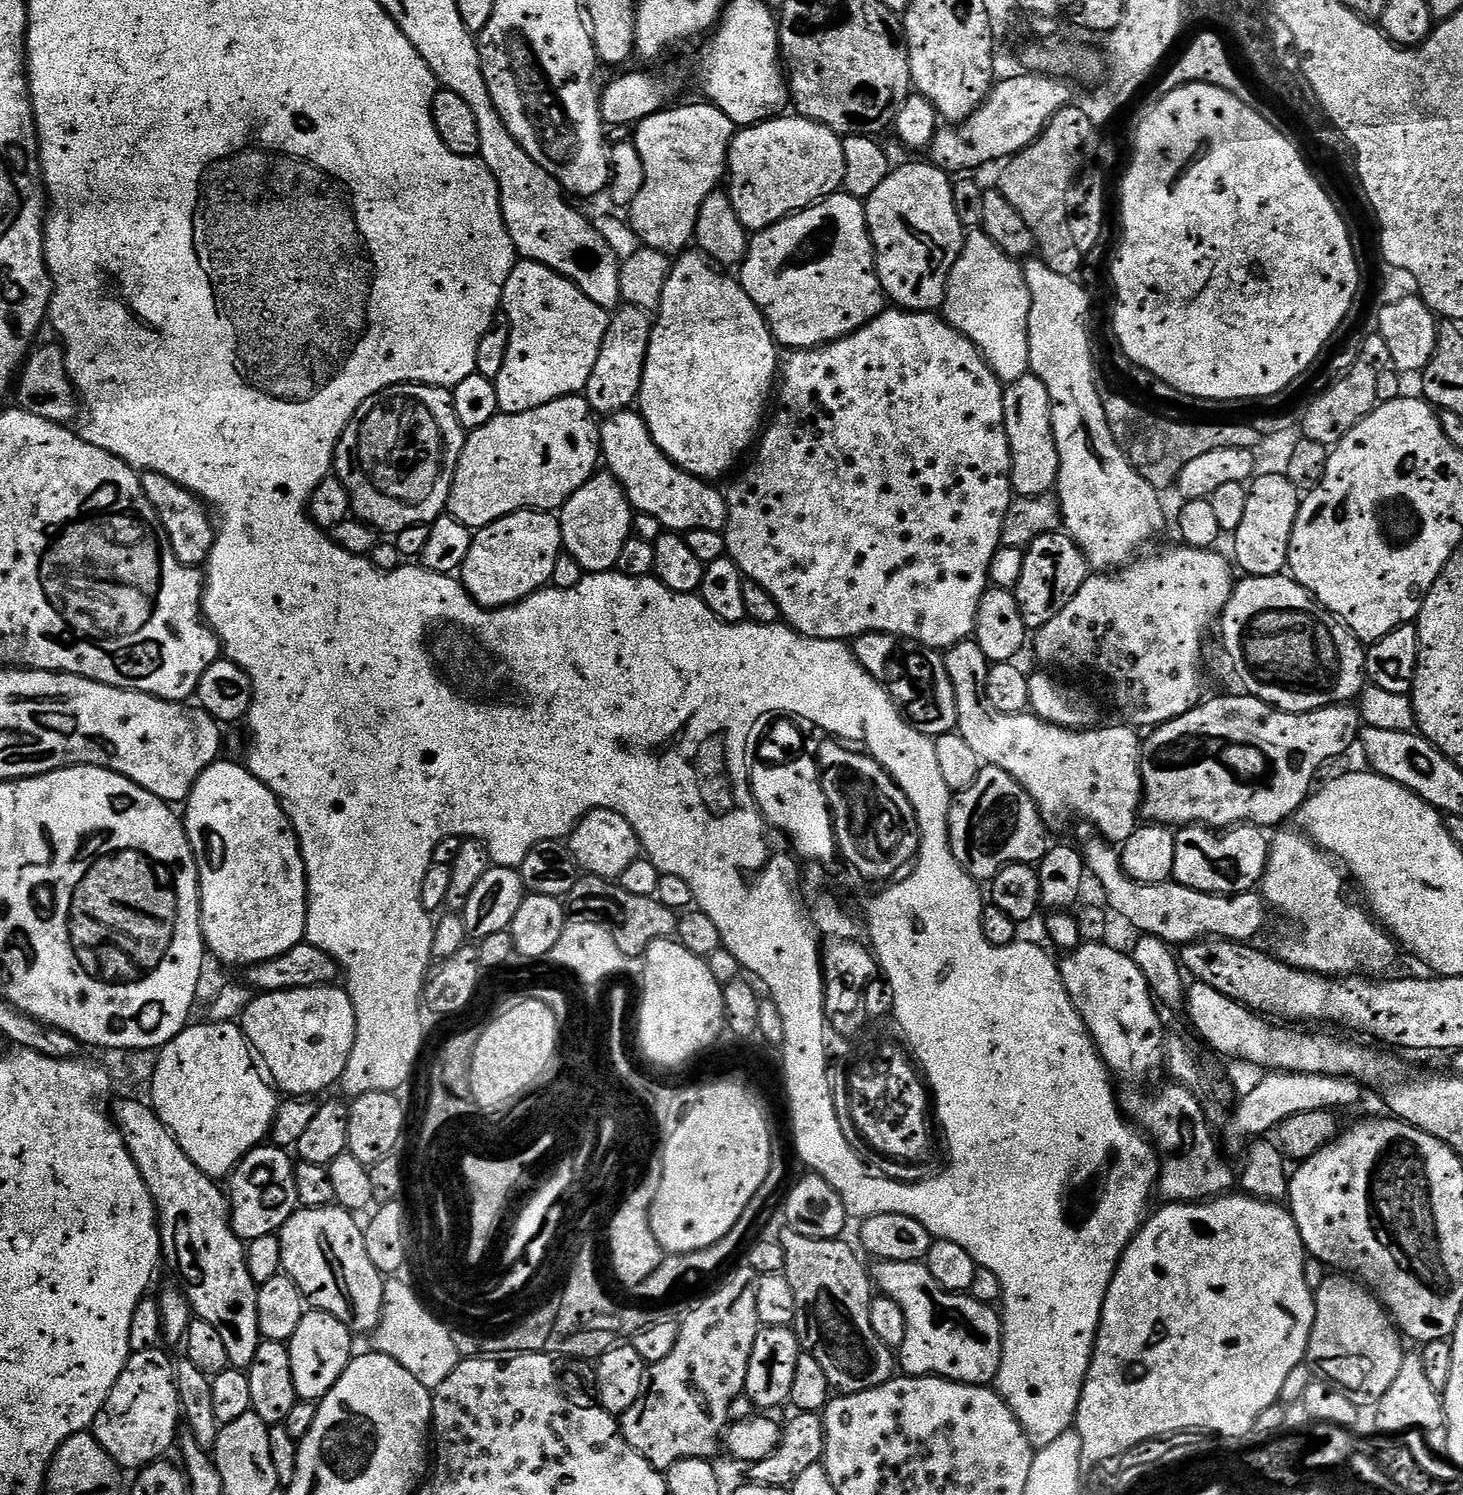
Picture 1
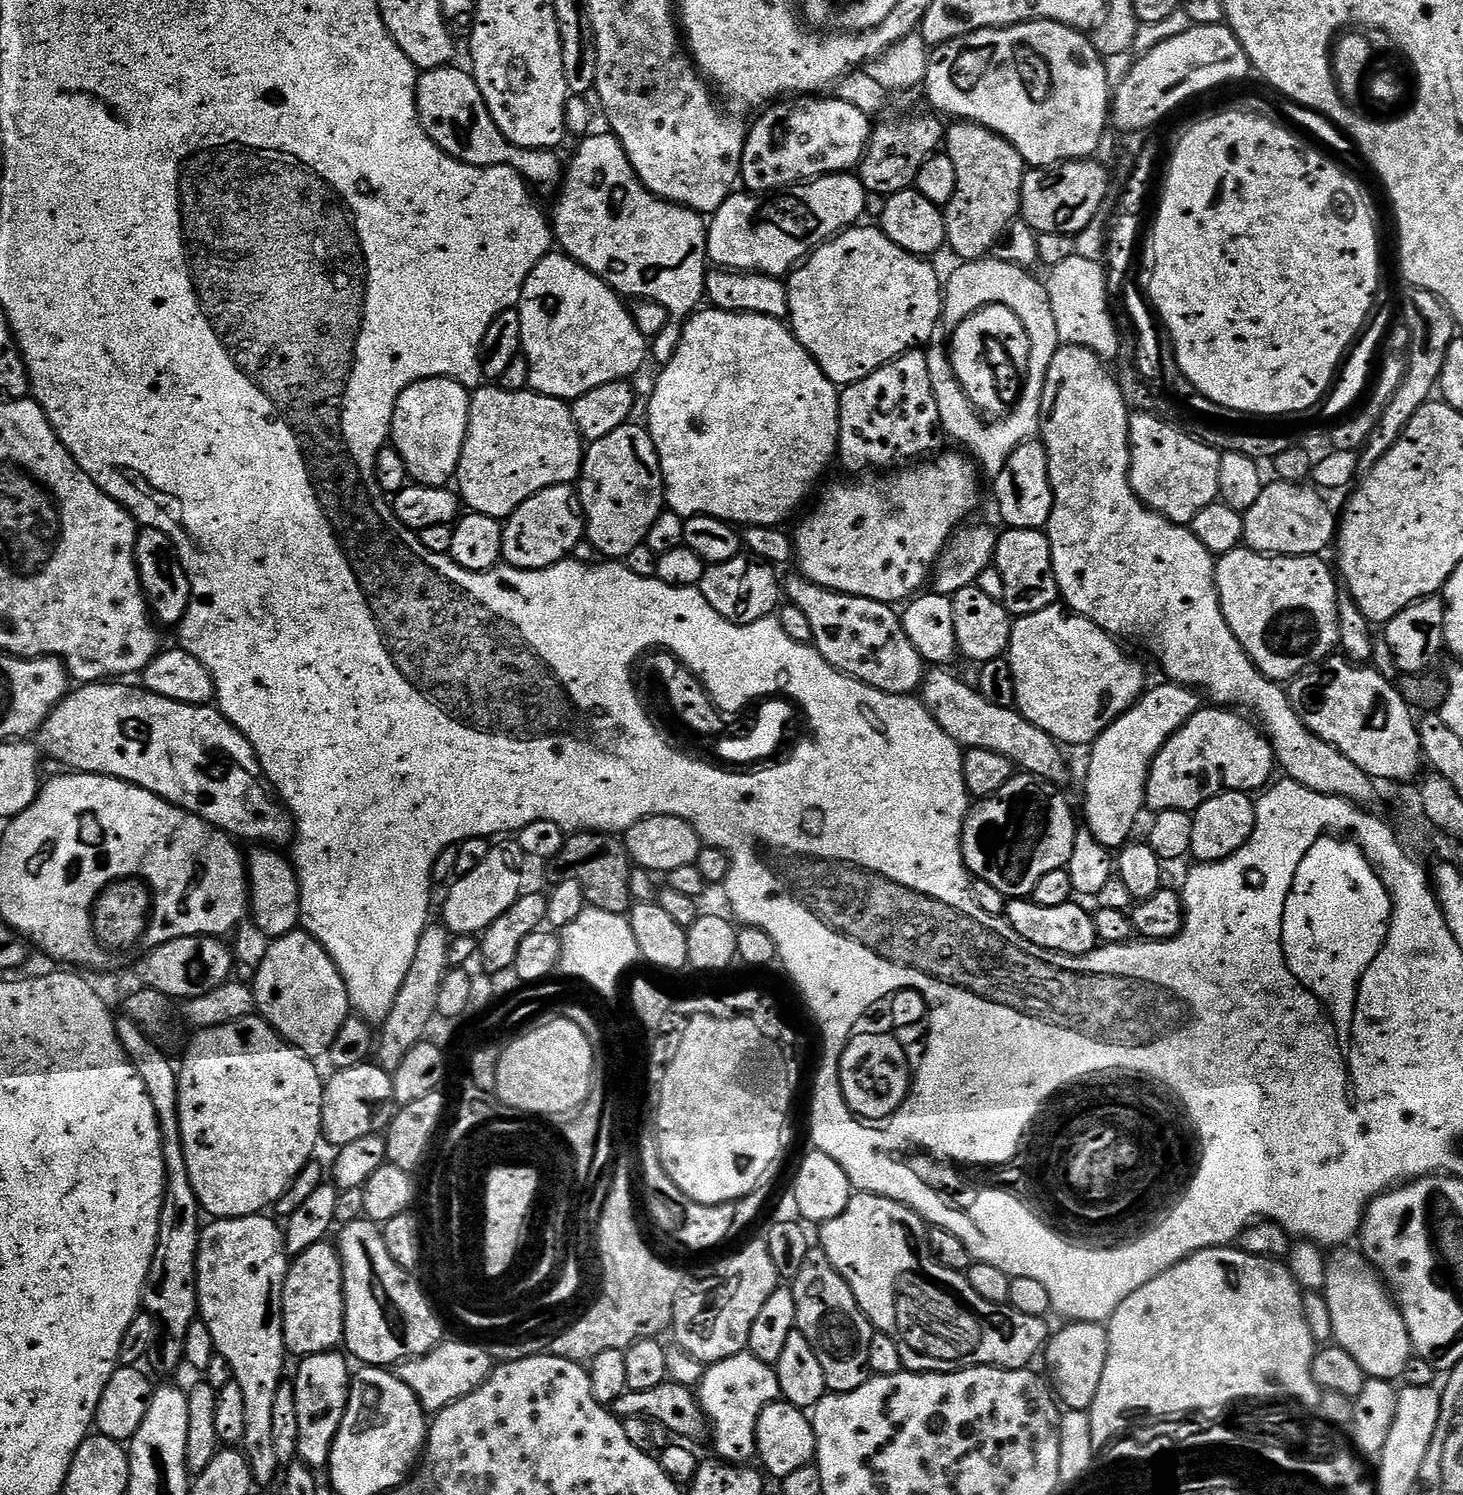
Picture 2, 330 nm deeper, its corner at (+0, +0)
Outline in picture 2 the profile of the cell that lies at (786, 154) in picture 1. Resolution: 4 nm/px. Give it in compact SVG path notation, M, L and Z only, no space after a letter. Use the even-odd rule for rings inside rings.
M835 172L833 176L794 184L779 194L769 195L765 204L760 204L759 195L736 190L710 216L709 261L720 270L787 277L819 244L825 244L846 228L859 225L863 221L860 219L865 219L869 195L859 175L852 172Z

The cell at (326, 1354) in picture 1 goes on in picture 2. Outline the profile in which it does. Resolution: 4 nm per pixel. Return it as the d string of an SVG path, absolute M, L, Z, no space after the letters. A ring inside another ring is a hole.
M343 1351L319 1352L303 1357L299 1361L300 1369L294 1379L294 1402L298 1406L298 1450L299 1463L308 1465L313 1470L324 1470L332 1453L334 1440L348 1405L350 1387L350 1360Z

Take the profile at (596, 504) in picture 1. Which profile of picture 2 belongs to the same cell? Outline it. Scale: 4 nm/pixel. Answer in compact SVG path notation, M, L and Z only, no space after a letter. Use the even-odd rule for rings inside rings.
M629 422L605 438L593 441L585 451L576 489L584 517L586 538L601 557L608 560L627 559L634 547L647 541L650 526L654 524L654 519L658 518L658 514L666 506L661 462L647 427L638 426L636 422Z

